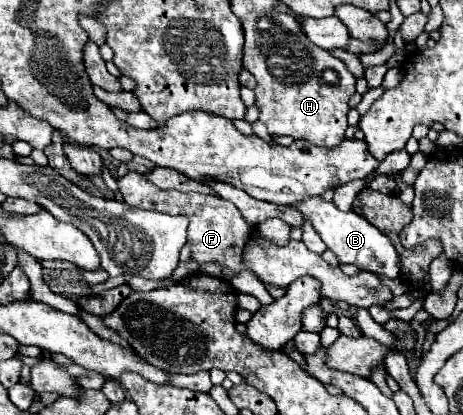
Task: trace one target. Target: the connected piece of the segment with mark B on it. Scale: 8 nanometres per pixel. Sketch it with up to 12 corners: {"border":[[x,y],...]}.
{"border":[[322,196],[292,204],[342,264],[400,276],[396,248]]}

